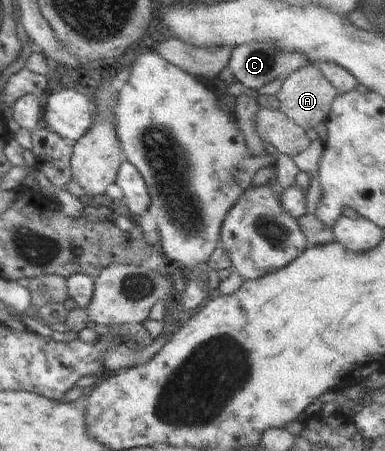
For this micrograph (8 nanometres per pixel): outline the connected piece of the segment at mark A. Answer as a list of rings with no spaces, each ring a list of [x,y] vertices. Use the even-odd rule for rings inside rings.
[[[313,63],[292,71],[285,78],[280,91],[276,94],[279,101],[279,110],[292,119],[304,131],[314,129],[322,121],[326,121],[330,113],[332,101],[339,95],[339,91],[330,85],[330,81],[322,75],[322,71]]]

